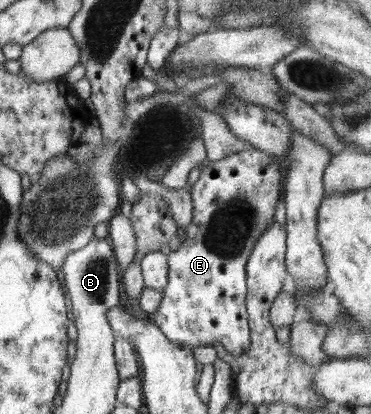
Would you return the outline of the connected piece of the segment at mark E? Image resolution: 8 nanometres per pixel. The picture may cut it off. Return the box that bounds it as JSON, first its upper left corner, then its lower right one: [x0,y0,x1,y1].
[153,147,283,357]

